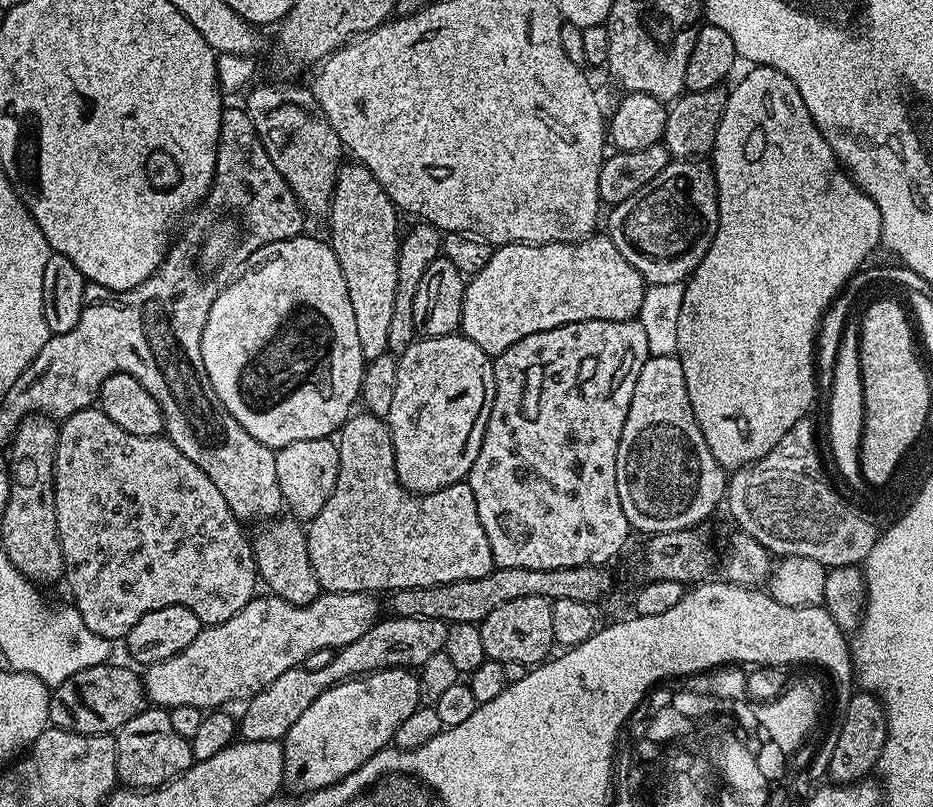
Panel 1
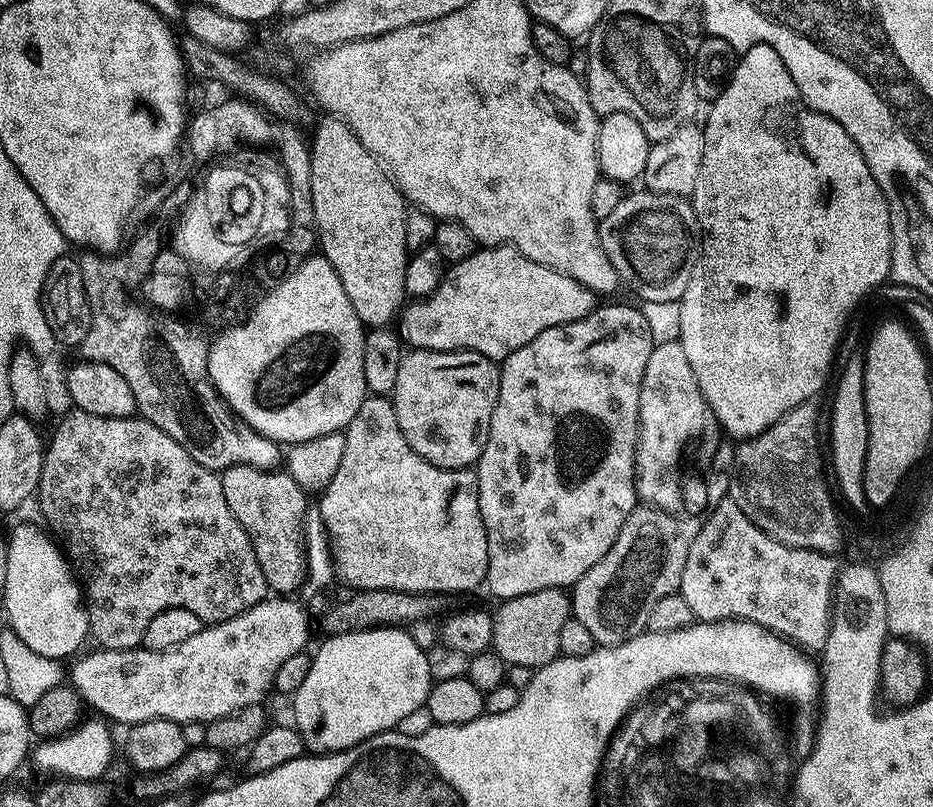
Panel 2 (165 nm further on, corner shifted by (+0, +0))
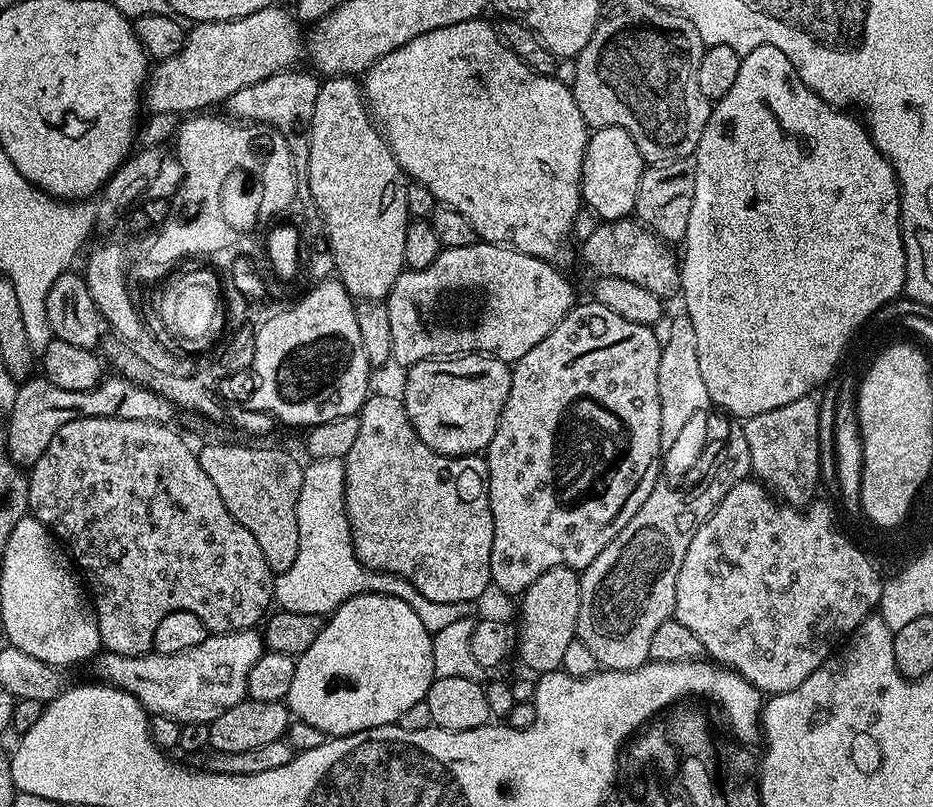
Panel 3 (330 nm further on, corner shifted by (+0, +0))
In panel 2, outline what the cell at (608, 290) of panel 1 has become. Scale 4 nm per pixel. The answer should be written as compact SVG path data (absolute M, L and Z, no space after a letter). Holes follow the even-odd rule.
M484 246L470 254L470 258L451 265L432 296L407 305L403 313L403 335L406 340L408 335L407 343L412 343L411 347L416 350L428 348L431 352L477 352L486 358L502 362L507 356L514 354L514 350L538 338L542 330L586 318L586 314L590 314L597 304L597 293L592 292L582 282L558 270L550 270L550 266L542 266L526 259L516 248Z

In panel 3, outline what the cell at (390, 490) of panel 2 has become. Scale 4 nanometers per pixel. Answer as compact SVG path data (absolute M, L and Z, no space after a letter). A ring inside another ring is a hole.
M372 394L365 400L363 406L360 407L358 413L358 435L354 441L354 446L350 446L350 454L343 459L344 461L344 501L346 502L346 514L350 522L350 530L352 531L352 545L358 554L358 558L368 568L373 568L375 572L393 572L402 578L406 578L406 582L410 582L416 589L426 598L430 598L434 602L466 602L467 600L476 602L487 588L492 584L492 575L490 574L490 546L494 542L494 522L490 514L490 494L488 493L488 462L483 455L473 454L470 456L443 456L434 450L430 450L430 446L426 446L426 442L422 442L422 438L418 438L418 434L414 430L414 426L410 422L410 418L404 409L403 399L397 398L392 394Z

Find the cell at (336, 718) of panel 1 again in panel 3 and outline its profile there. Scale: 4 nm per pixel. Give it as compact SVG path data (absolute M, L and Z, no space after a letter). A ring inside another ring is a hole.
M367 592L342 602L342 606L338 606L335 612L325 619L324 628L318 634L318 638L314 638L314 643L310 645L310 650L306 650L297 659L294 682L290 685L290 694L286 703L289 713L295 719L302 722L310 722L310 726L318 726L318 730L322 730L325 737L349 736L355 732L381 728L387 724L394 724L400 721L405 710L410 710L410 706L414 706L426 699L430 686L436 677L434 654L432 653L432 633L426 630L426 626L422 626L422 618L418 618L418 614L414 614L414 610L410 610L410 606L406 606L406 602L402 602L402 598L390 598L386 594Z

